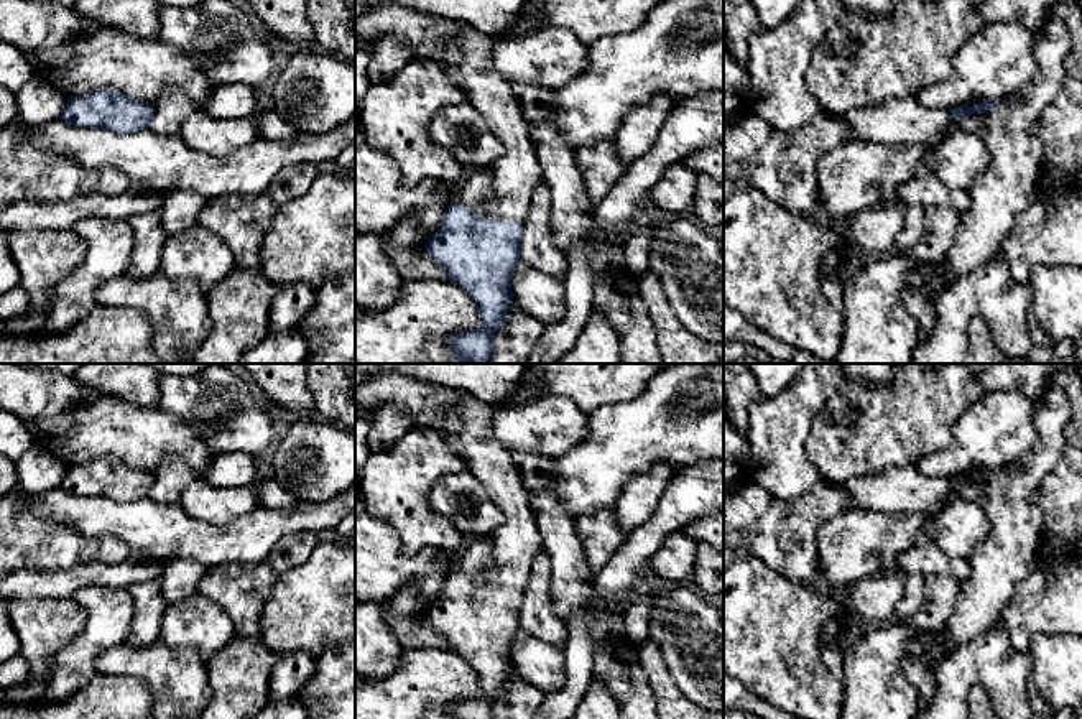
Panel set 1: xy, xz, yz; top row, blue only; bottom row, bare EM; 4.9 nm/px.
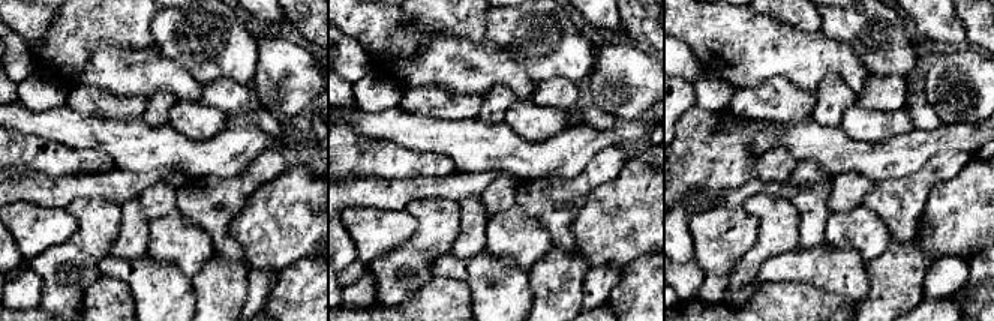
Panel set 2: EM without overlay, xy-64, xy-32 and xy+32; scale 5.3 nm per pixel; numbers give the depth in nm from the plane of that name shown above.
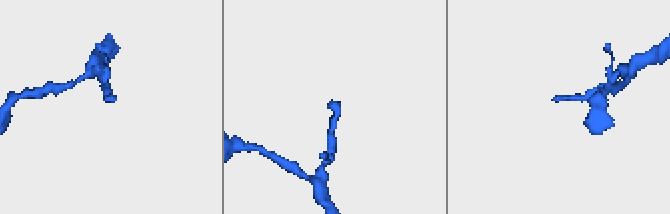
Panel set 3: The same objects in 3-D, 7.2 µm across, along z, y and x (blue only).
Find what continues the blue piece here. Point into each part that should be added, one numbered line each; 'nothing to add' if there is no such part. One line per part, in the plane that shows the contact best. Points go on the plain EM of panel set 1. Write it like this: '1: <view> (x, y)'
1: xz (518, 540)

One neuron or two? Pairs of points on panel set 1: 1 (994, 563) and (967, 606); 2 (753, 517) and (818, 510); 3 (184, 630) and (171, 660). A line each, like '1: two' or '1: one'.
1: one
2: one
3: two

